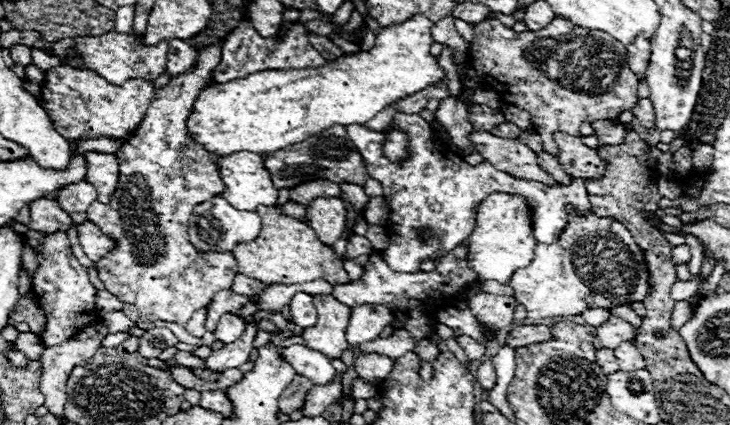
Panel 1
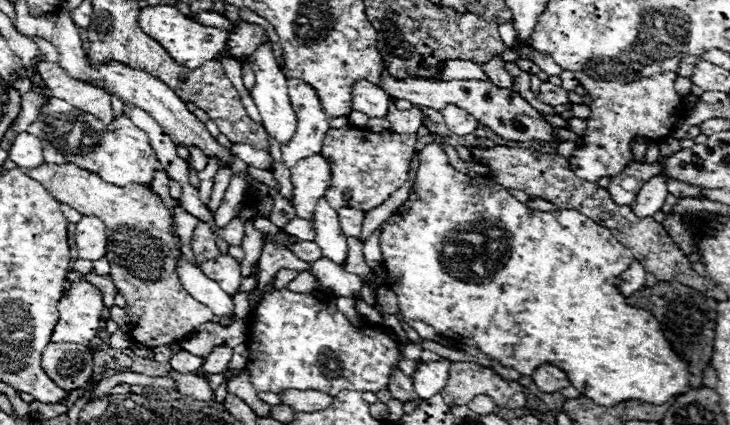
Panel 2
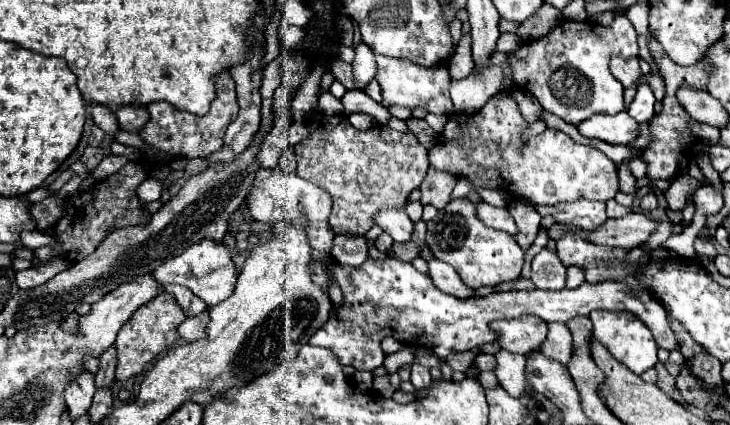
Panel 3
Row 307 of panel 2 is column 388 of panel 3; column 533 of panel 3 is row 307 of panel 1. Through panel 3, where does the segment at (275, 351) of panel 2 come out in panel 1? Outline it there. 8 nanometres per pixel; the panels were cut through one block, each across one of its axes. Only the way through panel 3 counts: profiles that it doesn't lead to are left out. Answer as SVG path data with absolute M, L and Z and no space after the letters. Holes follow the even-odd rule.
M304 292L294 294L294 298L290 300L290 314L292 314L292 320L302 328L310 328L318 320L316 308L312 304L312 296Z

